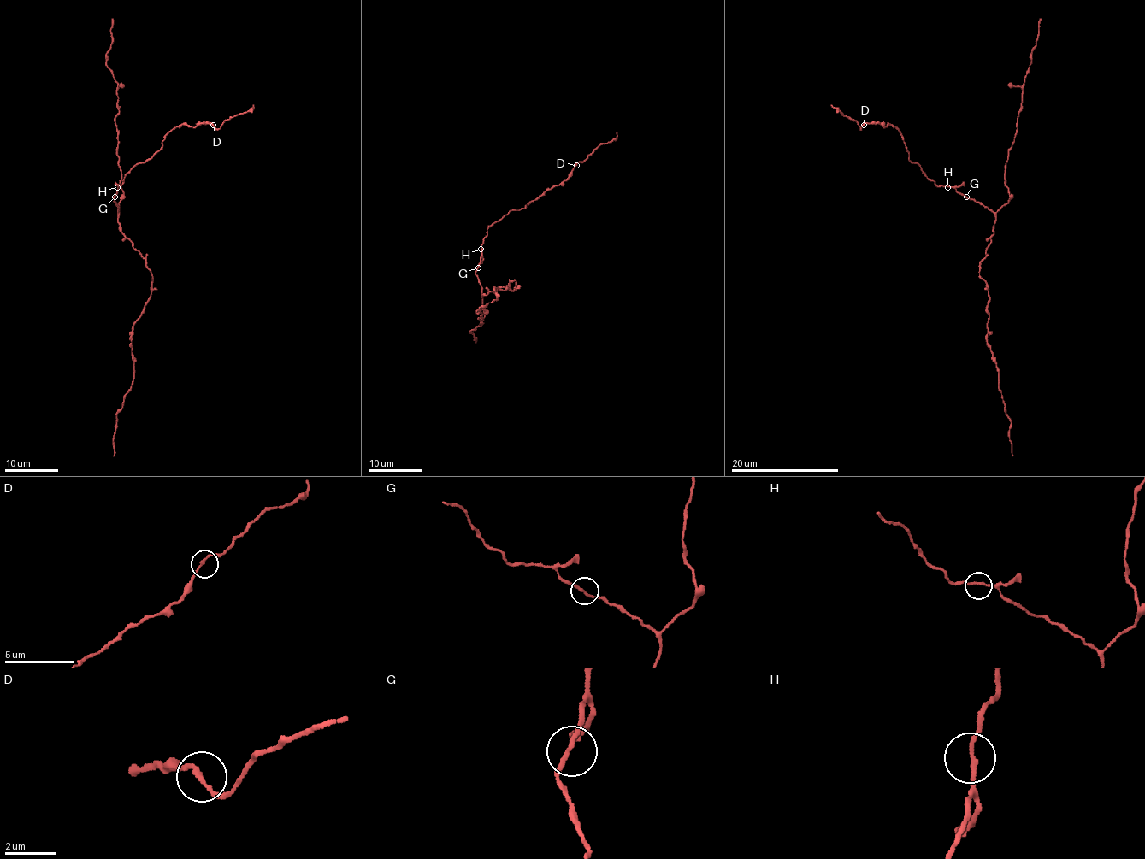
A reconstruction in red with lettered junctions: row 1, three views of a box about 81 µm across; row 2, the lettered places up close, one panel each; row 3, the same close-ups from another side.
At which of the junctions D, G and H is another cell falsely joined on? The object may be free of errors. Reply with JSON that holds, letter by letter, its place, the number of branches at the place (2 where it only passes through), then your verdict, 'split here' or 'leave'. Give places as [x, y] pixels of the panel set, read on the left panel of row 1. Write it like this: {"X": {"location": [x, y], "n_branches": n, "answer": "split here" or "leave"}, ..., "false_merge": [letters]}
{"D": {"location": [213, 125], "n_branches": 2, "answer": "leave"}, "G": {"location": [115, 197], "n_branches": 2, "answer": "leave"}, "H": {"location": [117, 187], "n_branches": 2, "answer": "leave"}, "false_merge": []}

